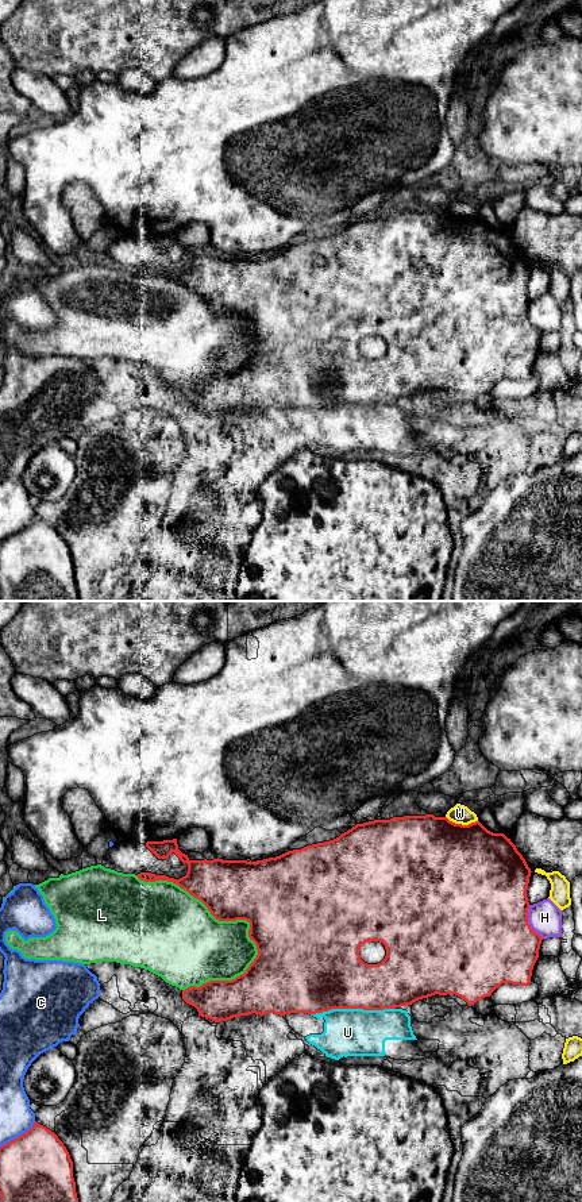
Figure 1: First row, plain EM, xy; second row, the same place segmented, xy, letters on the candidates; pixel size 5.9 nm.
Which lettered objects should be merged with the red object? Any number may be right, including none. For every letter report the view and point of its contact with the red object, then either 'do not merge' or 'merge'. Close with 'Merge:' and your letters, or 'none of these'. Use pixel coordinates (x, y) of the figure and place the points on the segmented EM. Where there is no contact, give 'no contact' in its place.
C: xy (19, 1136) | do not merge
H: xy (527, 923) | do not merge
L: xy (216, 919) | do not merge
U: xy (353, 1008) | do not merge
W: xy (461, 824) | do not merge
Merge: none of these

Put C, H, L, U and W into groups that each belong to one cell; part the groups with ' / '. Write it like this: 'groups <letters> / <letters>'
groups C / H / L / U / W

